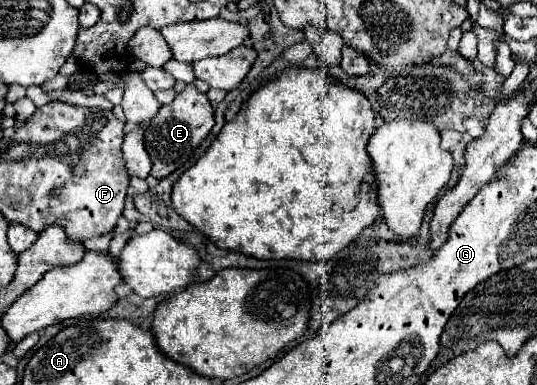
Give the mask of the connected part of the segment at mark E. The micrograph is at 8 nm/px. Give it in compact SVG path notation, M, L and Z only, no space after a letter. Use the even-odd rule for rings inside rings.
M191 84L181 94L177 94L177 98L171 104L161 106L159 114L145 128L145 148L153 162L151 176L161 180L169 176L171 172L175 172L179 166L183 166L193 154L193 150L201 144L201 140L211 132L213 124L215 124L213 106L207 94L199 92Z

